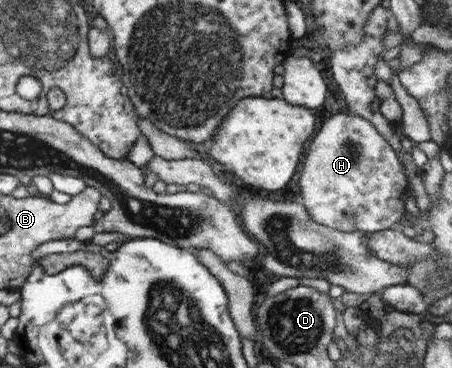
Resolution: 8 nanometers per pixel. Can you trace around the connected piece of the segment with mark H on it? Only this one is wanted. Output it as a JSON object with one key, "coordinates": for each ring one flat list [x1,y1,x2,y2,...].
{"coordinates":[[337,113,323,121,305,153,299,189,311,219,342,232,377,232,394,228,407,197,407,179,400,161,371,122,355,113]]}

